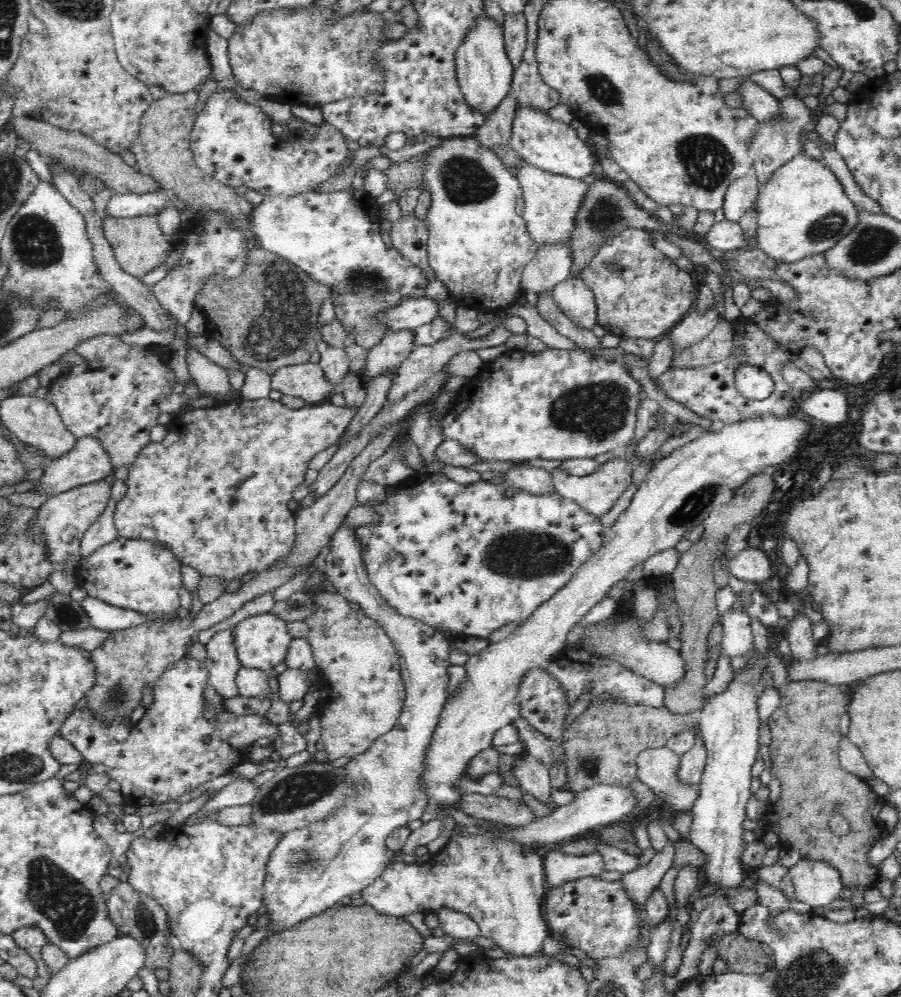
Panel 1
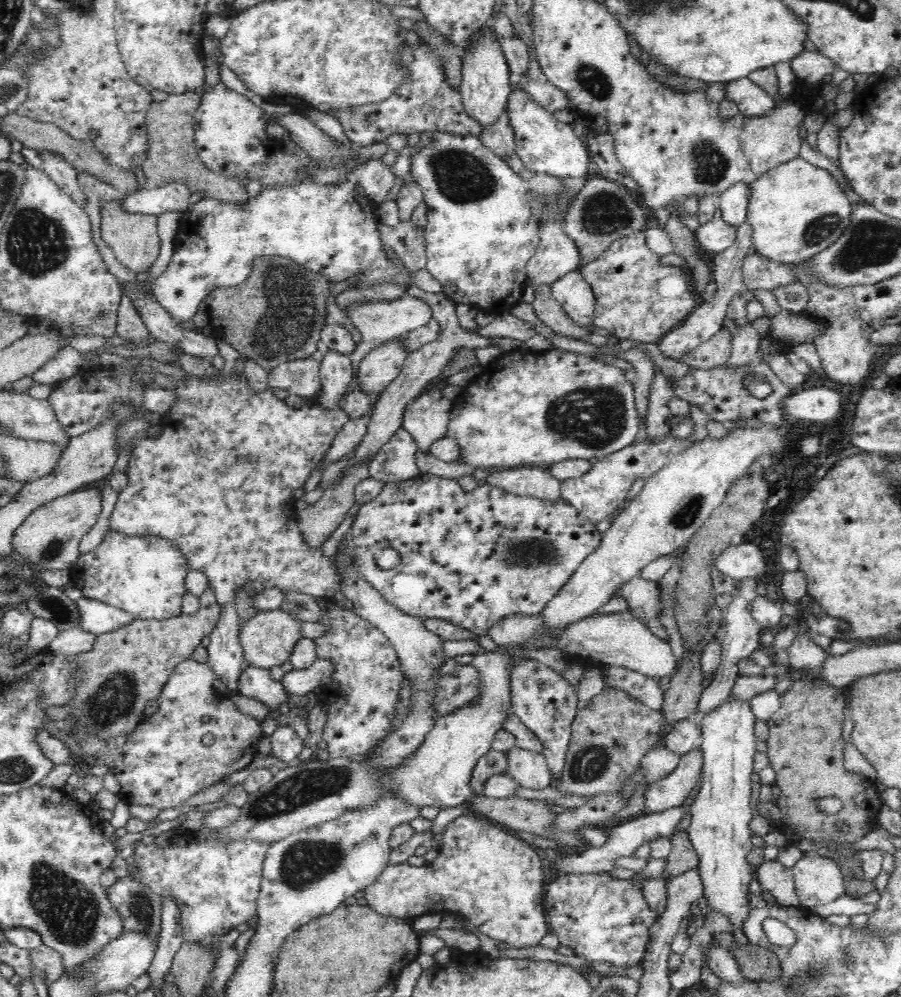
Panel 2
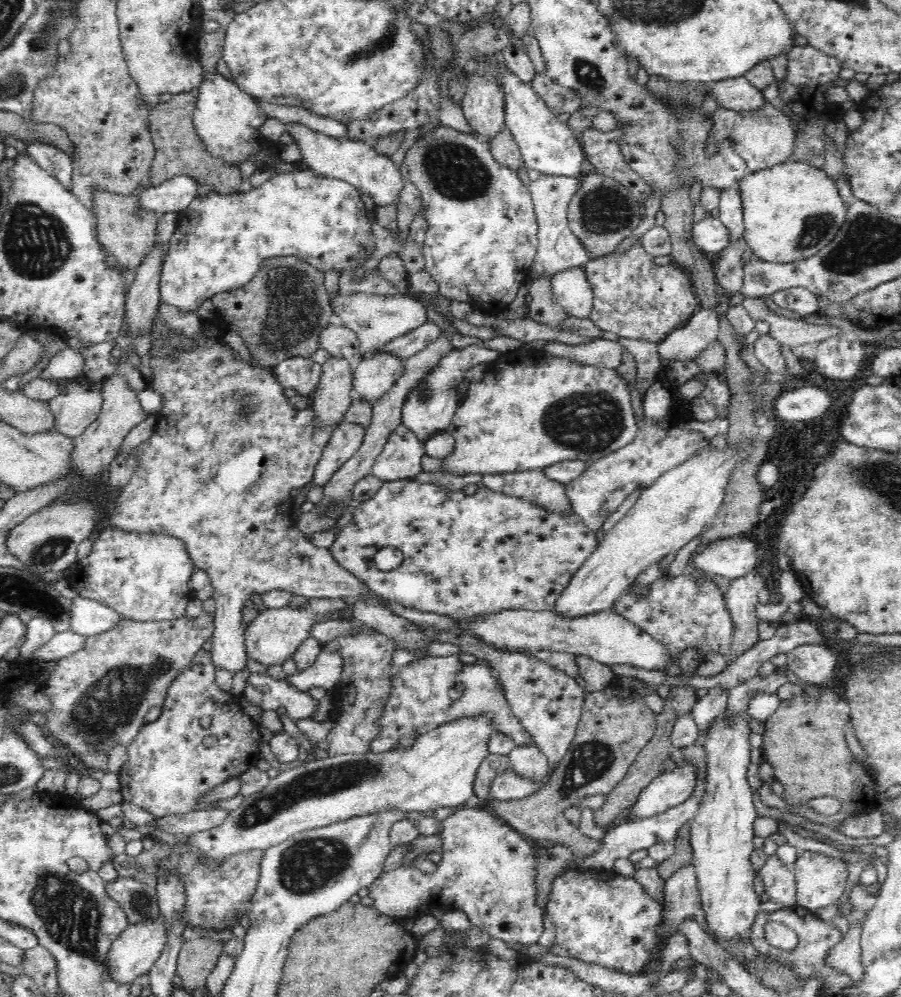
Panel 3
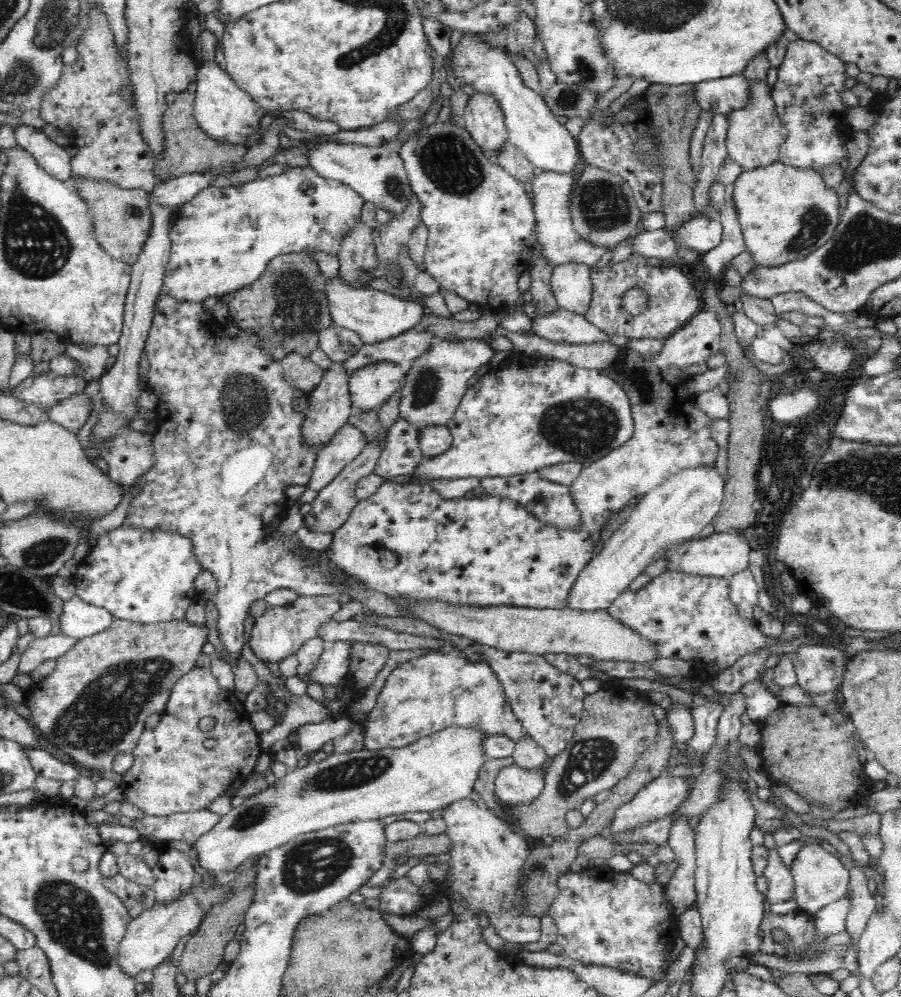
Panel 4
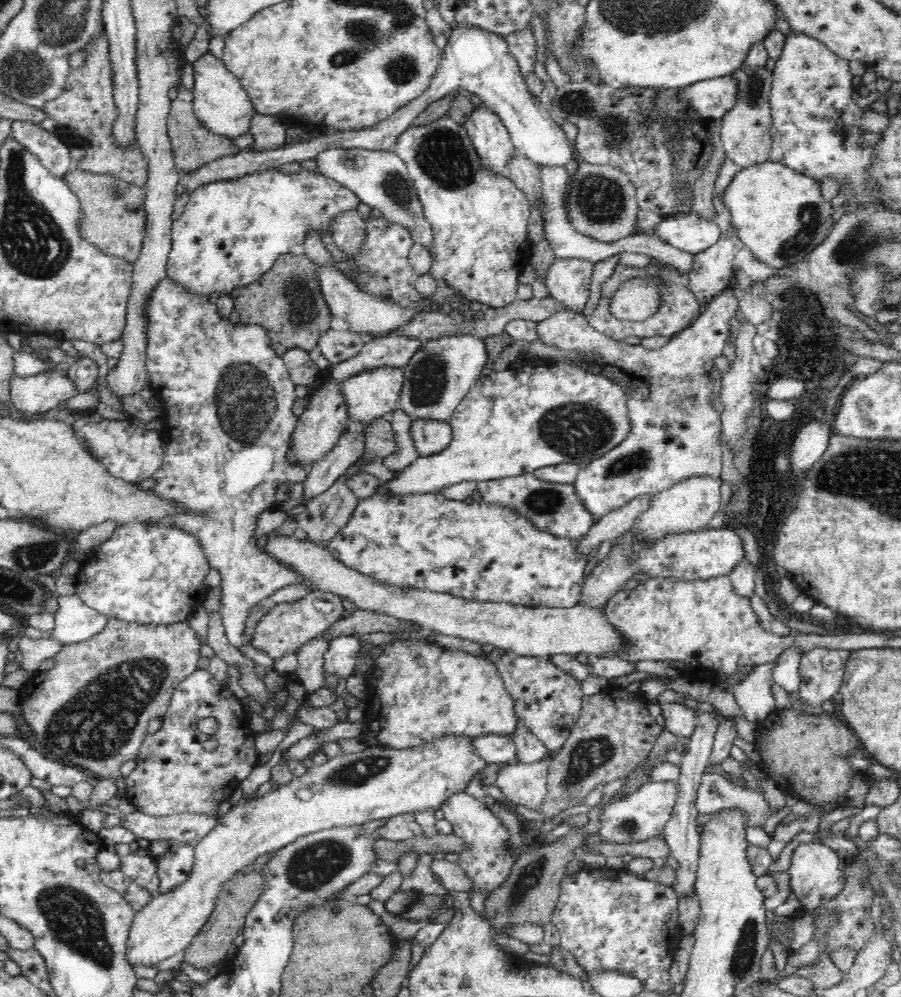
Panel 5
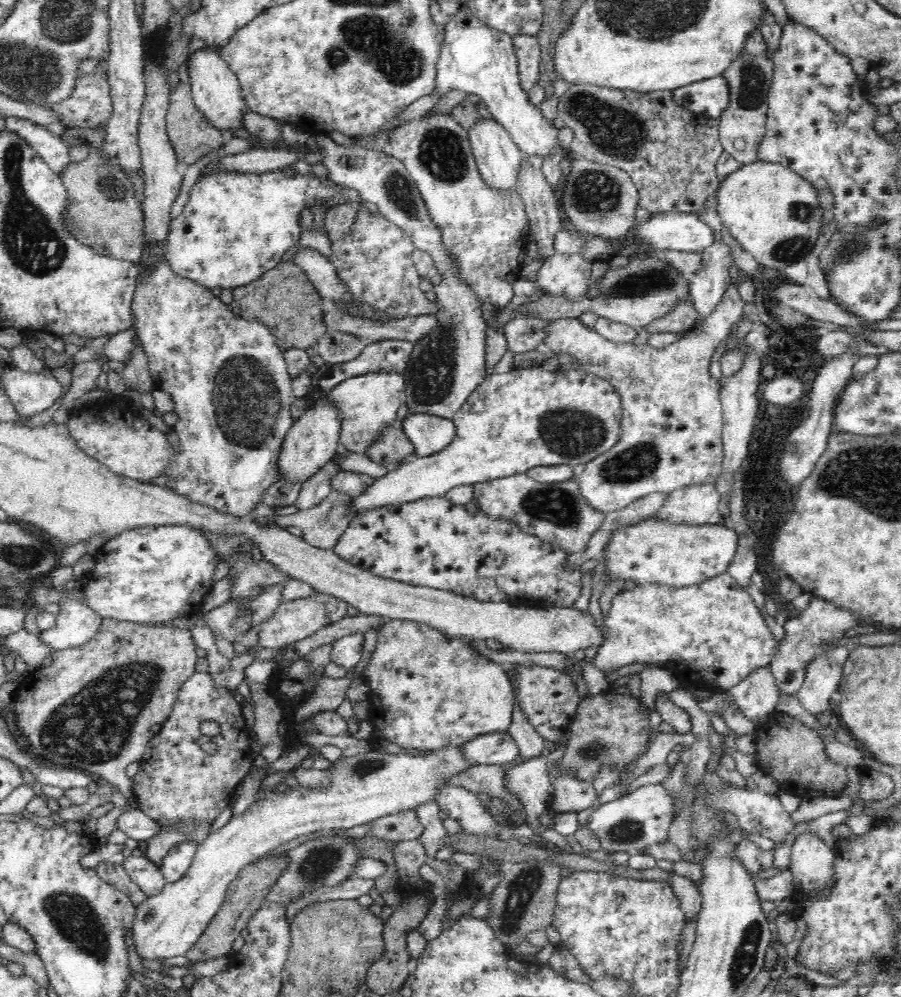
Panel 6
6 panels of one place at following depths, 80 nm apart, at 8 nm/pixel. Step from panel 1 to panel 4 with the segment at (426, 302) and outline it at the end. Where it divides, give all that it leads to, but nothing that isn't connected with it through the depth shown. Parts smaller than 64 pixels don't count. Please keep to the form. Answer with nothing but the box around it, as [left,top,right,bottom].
[326,276,424,345]

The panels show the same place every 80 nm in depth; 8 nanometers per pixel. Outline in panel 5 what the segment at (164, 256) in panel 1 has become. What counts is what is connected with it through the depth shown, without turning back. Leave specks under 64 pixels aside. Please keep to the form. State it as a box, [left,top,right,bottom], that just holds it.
[64,168,147,263]

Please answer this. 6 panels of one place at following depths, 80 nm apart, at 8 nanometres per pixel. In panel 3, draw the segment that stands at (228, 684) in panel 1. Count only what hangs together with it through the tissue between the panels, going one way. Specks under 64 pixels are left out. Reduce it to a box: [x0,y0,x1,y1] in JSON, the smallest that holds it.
[108,304,370,676]

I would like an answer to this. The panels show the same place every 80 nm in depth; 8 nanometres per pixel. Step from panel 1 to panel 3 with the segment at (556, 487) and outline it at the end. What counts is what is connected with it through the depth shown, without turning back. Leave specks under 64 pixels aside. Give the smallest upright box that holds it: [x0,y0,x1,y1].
[565,396,711,532]

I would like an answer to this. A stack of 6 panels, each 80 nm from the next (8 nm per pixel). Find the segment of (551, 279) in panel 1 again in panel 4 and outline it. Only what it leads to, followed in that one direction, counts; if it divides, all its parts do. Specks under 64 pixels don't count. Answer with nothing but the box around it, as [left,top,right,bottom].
[532,172,610,268]

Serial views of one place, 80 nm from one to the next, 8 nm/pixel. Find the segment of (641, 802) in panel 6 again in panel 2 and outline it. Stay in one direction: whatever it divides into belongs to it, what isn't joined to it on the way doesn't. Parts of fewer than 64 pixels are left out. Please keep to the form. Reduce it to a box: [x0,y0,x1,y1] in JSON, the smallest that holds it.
[640,745,704,815]

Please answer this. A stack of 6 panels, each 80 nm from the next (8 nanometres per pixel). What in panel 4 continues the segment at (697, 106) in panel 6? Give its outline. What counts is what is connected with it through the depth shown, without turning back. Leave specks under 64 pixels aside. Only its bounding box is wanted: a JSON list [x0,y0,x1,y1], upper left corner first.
[694,74,752,114]

